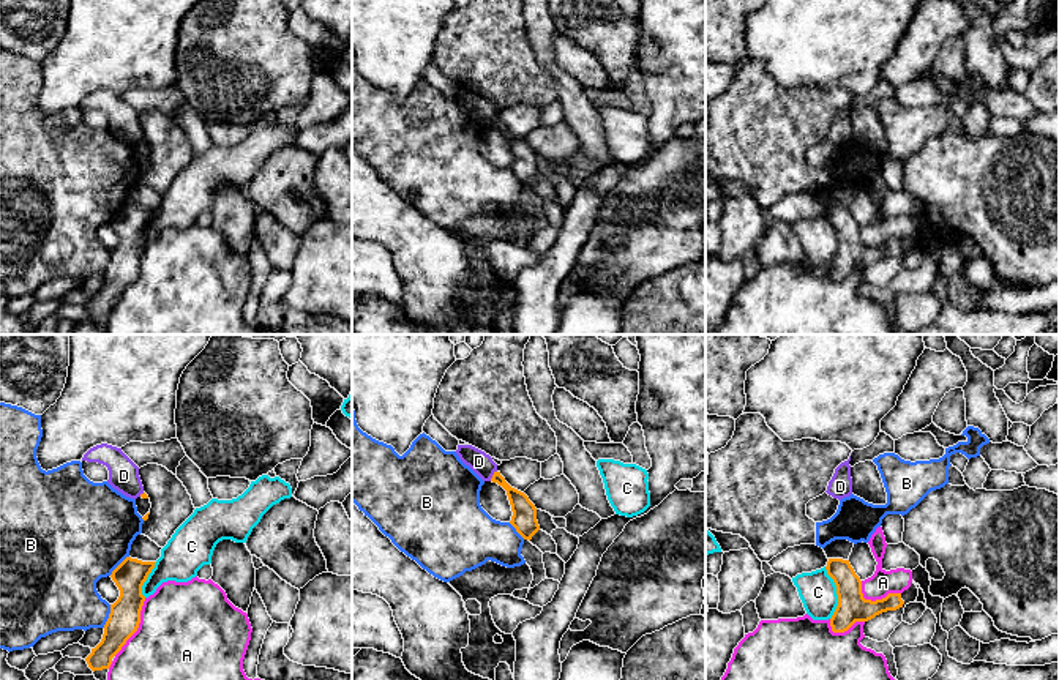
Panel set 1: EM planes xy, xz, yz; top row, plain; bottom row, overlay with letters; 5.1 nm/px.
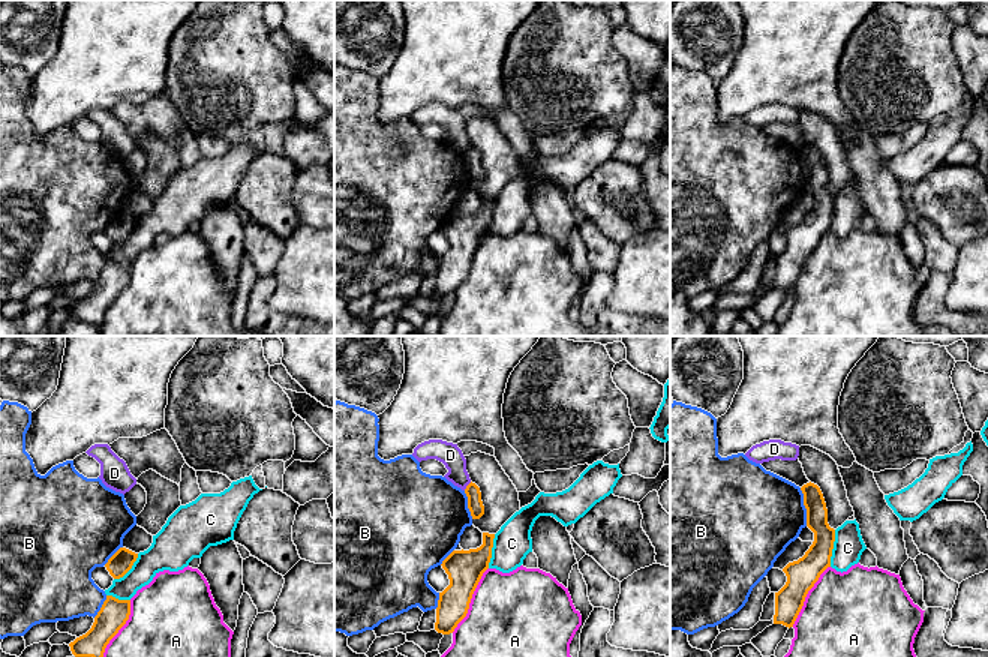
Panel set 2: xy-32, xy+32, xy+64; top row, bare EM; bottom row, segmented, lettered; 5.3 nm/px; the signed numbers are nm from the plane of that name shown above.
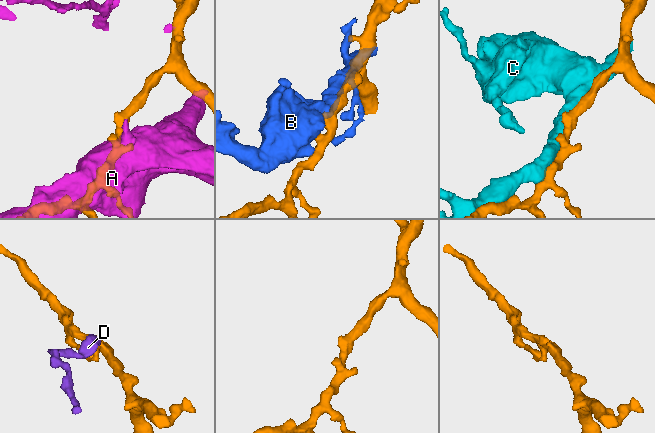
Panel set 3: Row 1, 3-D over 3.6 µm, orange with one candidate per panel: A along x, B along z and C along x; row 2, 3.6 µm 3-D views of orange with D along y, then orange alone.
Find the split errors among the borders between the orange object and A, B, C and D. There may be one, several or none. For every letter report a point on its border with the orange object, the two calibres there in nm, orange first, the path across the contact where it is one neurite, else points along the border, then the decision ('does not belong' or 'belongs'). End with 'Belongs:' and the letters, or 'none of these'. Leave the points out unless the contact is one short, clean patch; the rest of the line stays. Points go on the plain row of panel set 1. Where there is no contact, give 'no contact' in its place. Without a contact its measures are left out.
A: xy (138, 273) | 160/500 nm | does not belong
B: xy (109, 262) | 160/340 nm | does not belong
C: yz (837, 240) | 150/190 nm | does not belong
D: xz (493, 122) | 130/110 nm | along xz (496, 117), (490, 127) | does not belong
Belongs: none of these

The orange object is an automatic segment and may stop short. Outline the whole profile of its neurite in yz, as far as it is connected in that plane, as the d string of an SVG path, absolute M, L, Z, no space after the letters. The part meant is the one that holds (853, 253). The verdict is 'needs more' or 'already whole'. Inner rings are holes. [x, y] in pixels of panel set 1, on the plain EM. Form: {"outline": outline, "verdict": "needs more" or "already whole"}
{"outline": "M829 205L827 221L836 232L838 252L830 265L833 279L848 278L855 268L868 268L876 262L903 254L901 240L889 240L882 246L865 246L862 227L855 221L849 207Z", "verdict": "already whole"}

